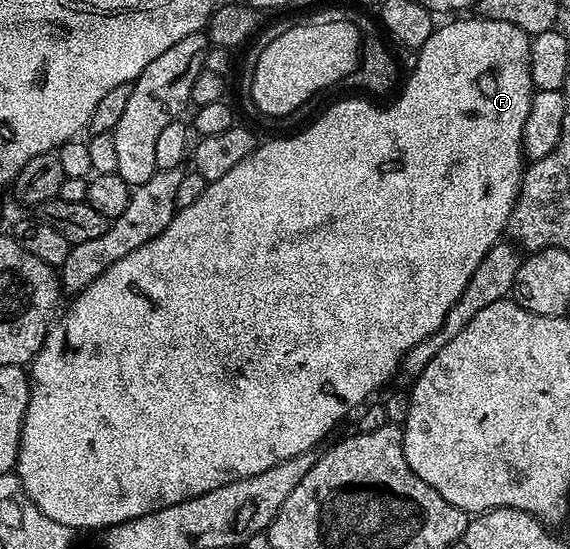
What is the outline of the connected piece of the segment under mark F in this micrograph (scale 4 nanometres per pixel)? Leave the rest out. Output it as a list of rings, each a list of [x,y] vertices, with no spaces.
[[[470,16],[455,17],[458,18],[455,22],[446,22],[443,26],[441,23],[432,32],[432,36],[428,36],[428,40],[417,51],[418,63],[415,64],[414,71],[411,72],[410,79],[406,82],[406,87],[402,91],[400,91],[401,89],[397,91],[397,94],[399,93],[398,99],[391,106],[373,106],[372,103],[365,102],[365,100],[370,100],[362,96],[346,98],[343,102],[328,107],[307,130],[302,130],[299,134],[290,134],[287,138],[274,138],[271,142],[266,143],[263,141],[255,147],[252,153],[244,156],[244,160],[240,160],[240,164],[236,164],[236,168],[231,168],[226,175],[220,176],[220,180],[209,183],[205,192],[200,196],[200,200],[196,200],[196,204],[188,204],[188,208],[178,210],[173,220],[168,224],[168,228],[164,228],[164,232],[160,232],[160,236],[156,236],[152,240],[148,240],[148,244],[128,252],[128,256],[116,260],[116,264],[109,266],[92,284],[88,284],[88,288],[84,288],[79,294],[75,294],[69,299],[70,307],[66,311],[63,309],[51,321],[40,352],[28,366],[28,373],[31,377],[30,399],[22,425],[16,467],[16,473],[22,482],[24,492],[30,497],[32,504],[36,504],[36,508],[40,508],[40,512],[44,516],[48,516],[48,520],[56,520],[56,524],[64,524],[75,532],[81,532],[81,530],[101,532],[121,522],[127,522],[145,514],[154,514],[172,504],[187,502],[190,498],[200,496],[204,492],[212,492],[224,484],[232,484],[236,480],[244,480],[256,476],[260,472],[268,472],[268,468],[272,468],[284,460],[292,460],[292,456],[311,453],[317,442],[324,441],[333,432],[337,422],[344,421],[350,413],[353,415],[359,408],[365,407],[373,399],[370,397],[394,373],[396,375],[399,373],[402,361],[405,360],[409,350],[416,348],[416,344],[420,344],[425,338],[432,336],[442,327],[452,304],[456,304],[456,300],[460,300],[464,288],[468,288],[468,284],[472,280],[472,272],[476,272],[476,268],[480,268],[480,260],[484,260],[487,252],[507,233],[510,225],[510,213],[514,211],[514,200],[518,197],[518,190],[522,187],[524,120],[528,120],[528,112],[532,108],[532,100],[536,93],[536,87],[532,80],[532,68],[530,67],[531,35],[524,33],[520,28],[516,28],[516,24],[504,24],[504,20],[488,20],[481,16],[466,17]]]

